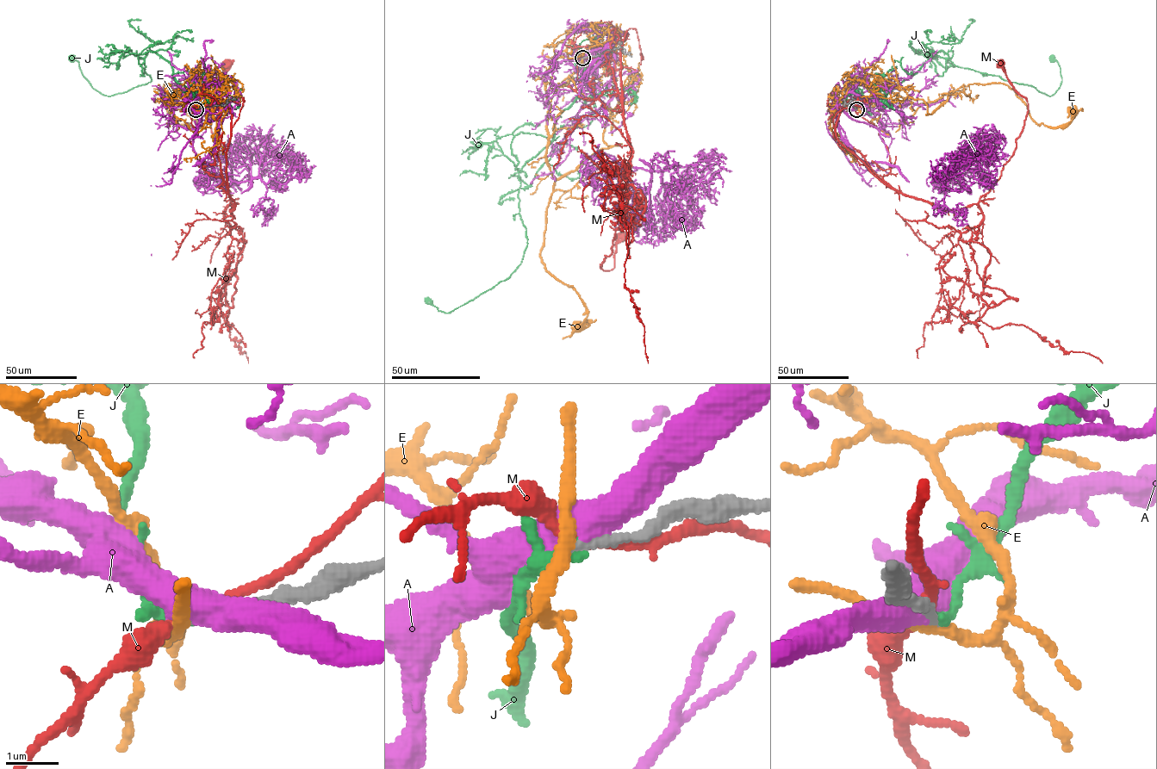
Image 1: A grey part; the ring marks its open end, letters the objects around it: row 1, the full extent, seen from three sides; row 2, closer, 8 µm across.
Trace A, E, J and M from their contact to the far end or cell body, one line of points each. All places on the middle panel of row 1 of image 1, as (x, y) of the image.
A: (583, 58), (618, 36), (585, 73), (606, 123), (594, 155), (651, 172), (650, 224), (662, 232), (655, 195)
E: (582, 58), (561, 51), (548, 71), (545, 162), (555, 182), (540, 255), (587, 310), (579, 326)
J: (582, 58), (582, 84), (557, 117), (554, 139), (519, 172), (527, 238), (521, 262), (450, 313), (429, 300)
M: (582, 58), (609, 51), (626, 31), (625, 219), (603, 270), (614, 267), (624, 236)

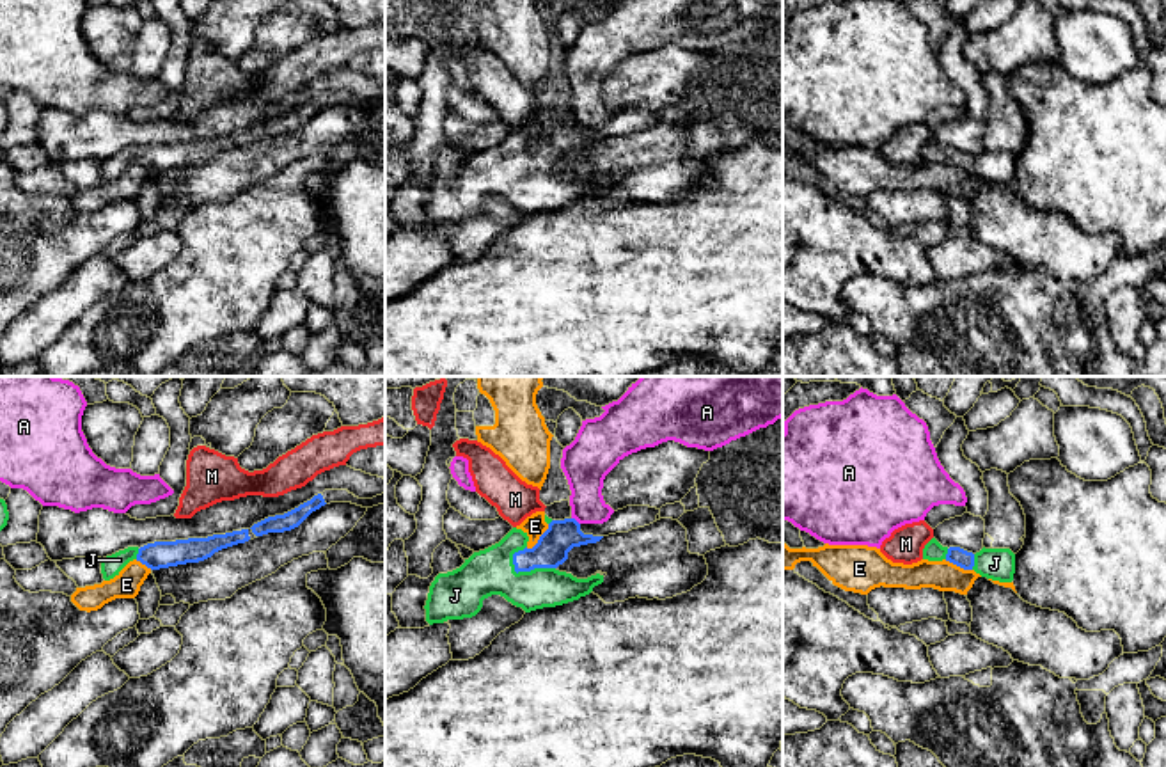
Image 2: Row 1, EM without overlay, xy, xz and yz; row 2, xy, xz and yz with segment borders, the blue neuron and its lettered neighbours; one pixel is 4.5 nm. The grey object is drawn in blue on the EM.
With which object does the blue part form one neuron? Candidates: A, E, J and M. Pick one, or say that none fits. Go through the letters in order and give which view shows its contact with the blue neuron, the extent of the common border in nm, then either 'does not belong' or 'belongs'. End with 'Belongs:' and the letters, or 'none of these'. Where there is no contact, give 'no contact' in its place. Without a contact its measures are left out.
A: meets blue in xz; contact 50 nm long; does not belong
E: meets blue in xz; contact 160 nm long; does not belong
J: meets blue in xz; contact 220 nm long; belongs
M: no contact; does not belong
Belongs: J

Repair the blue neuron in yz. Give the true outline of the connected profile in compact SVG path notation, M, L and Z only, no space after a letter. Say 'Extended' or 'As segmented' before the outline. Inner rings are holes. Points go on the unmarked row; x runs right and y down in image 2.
Extended. M932 140L923 151L923 162L949 163L964 172L974 172L981 179L1012 185L1015 176L1015 156L1010 151L981 151L973 156L960 149L942 149Z

